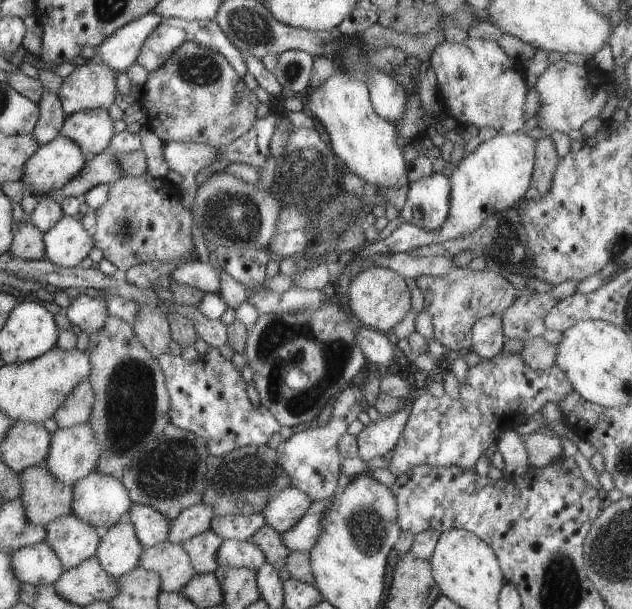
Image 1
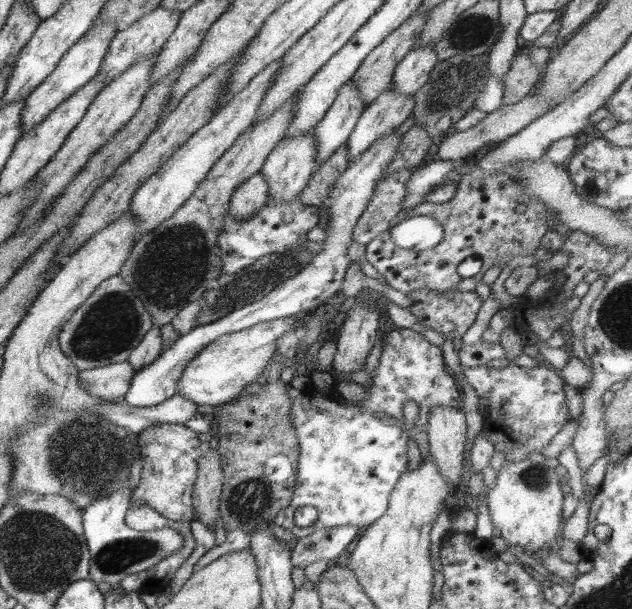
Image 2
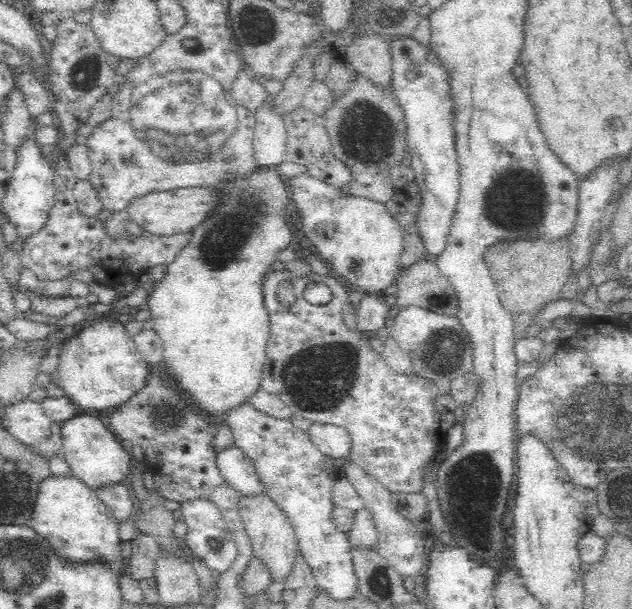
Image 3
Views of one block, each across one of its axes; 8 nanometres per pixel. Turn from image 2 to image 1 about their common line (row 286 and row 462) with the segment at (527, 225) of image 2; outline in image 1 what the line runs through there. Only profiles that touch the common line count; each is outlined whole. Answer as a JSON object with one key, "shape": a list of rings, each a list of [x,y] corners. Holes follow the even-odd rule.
{"shape":[[[502,352],[493,358],[480,360],[476,365],[469,366],[464,382],[460,382],[460,394],[456,398],[448,394],[434,397],[427,391],[412,401],[408,424],[393,449],[394,454],[388,464],[388,470],[396,478],[420,464],[432,468],[456,466],[464,470],[474,470],[477,460],[490,446],[495,446],[502,432],[530,428],[531,418],[535,412],[542,410],[548,402],[562,402],[570,396],[570,392],[573,392],[572,384],[566,378],[564,370],[558,366],[553,365],[546,369],[531,368],[524,364],[522,356],[516,352]]]}

